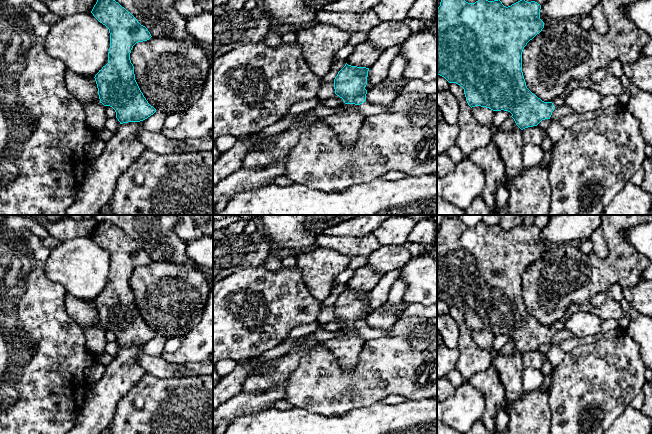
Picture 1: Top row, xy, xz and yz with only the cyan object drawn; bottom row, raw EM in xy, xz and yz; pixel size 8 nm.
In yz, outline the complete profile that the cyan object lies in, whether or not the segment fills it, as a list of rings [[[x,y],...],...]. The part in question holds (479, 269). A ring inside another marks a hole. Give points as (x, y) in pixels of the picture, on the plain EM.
[[[458,217],[443,218],[437,232],[437,299],[449,307],[456,307],[464,313],[468,329],[481,330],[493,335],[508,335],[516,349],[521,353],[537,350],[542,344],[559,344],[573,337],[567,329],[555,331],[552,326],[544,326],[526,310],[522,296],[522,276],[527,267],[544,252],[540,243],[541,229],[524,223],[504,230],[498,224],[488,225],[483,221],[475,227],[466,226]]]

